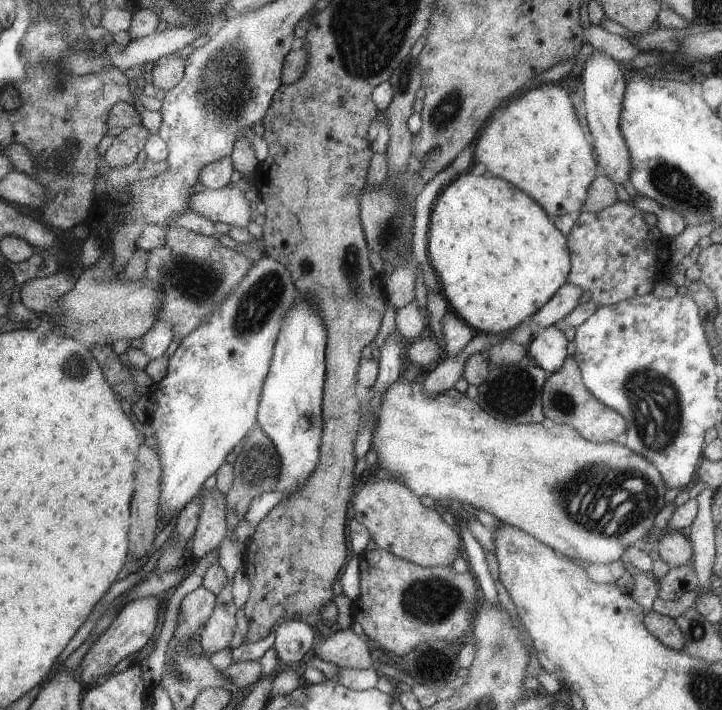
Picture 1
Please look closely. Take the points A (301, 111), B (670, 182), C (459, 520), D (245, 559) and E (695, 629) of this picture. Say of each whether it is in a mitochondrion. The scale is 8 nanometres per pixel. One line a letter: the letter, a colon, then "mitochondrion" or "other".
A: other
B: mitochondrion
C: other
D: other
E: mitochondrion

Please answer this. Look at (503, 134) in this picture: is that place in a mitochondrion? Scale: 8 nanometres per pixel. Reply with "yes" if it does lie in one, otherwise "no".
no

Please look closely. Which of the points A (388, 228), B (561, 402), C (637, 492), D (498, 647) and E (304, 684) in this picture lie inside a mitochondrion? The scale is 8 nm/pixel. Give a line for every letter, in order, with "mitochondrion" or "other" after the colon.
A: mitochondrion
B: mitochondrion
C: mitochondrion
D: mitochondrion
E: other

